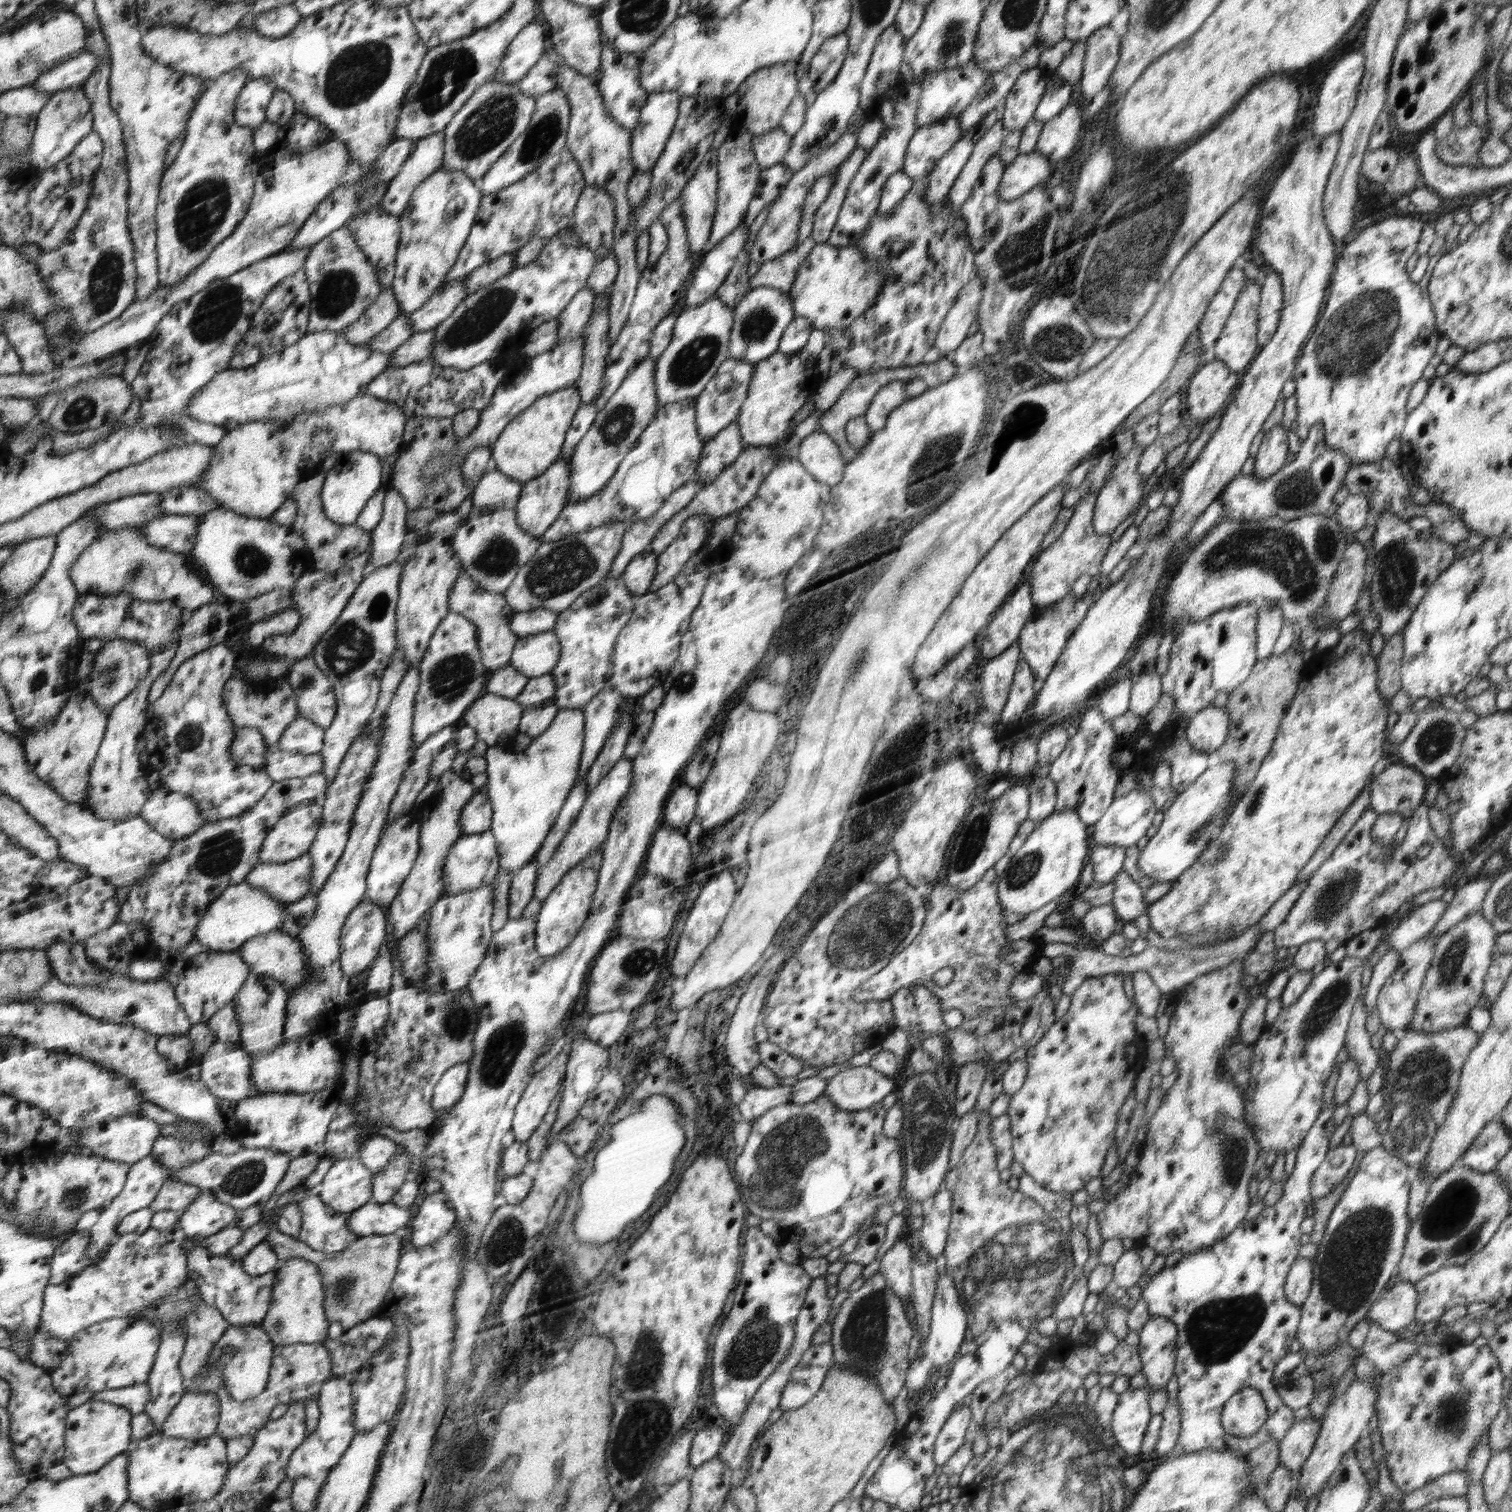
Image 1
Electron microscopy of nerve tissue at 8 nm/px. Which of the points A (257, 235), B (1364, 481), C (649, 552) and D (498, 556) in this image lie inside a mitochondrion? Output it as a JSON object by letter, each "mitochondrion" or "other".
{"A":"mitochondrion","B":"other","C":"other","D":"mitochondrion"}

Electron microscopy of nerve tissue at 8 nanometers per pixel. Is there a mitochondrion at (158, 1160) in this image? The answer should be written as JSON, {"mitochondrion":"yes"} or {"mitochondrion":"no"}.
{"mitochondrion":"no"}

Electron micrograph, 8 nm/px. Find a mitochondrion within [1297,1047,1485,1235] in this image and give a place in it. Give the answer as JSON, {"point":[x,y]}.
{"point":[1414,1128]}

